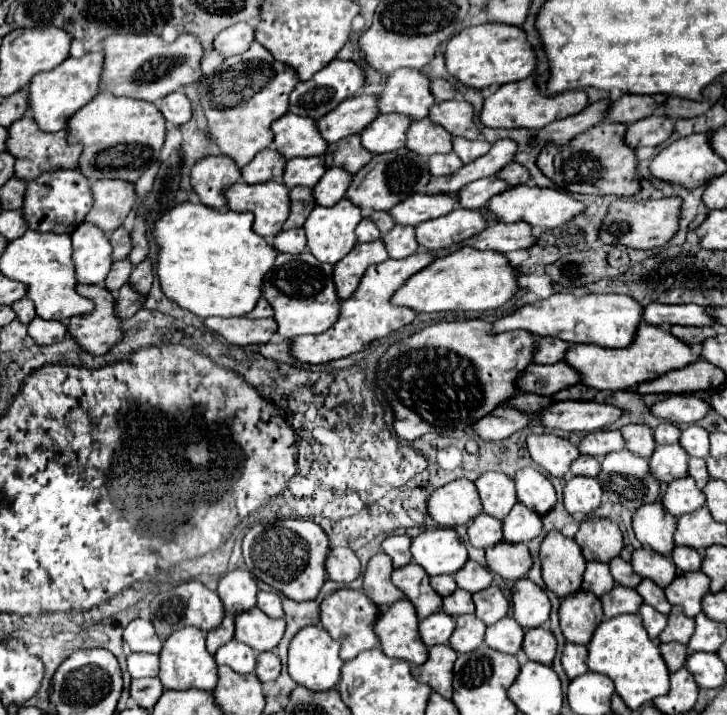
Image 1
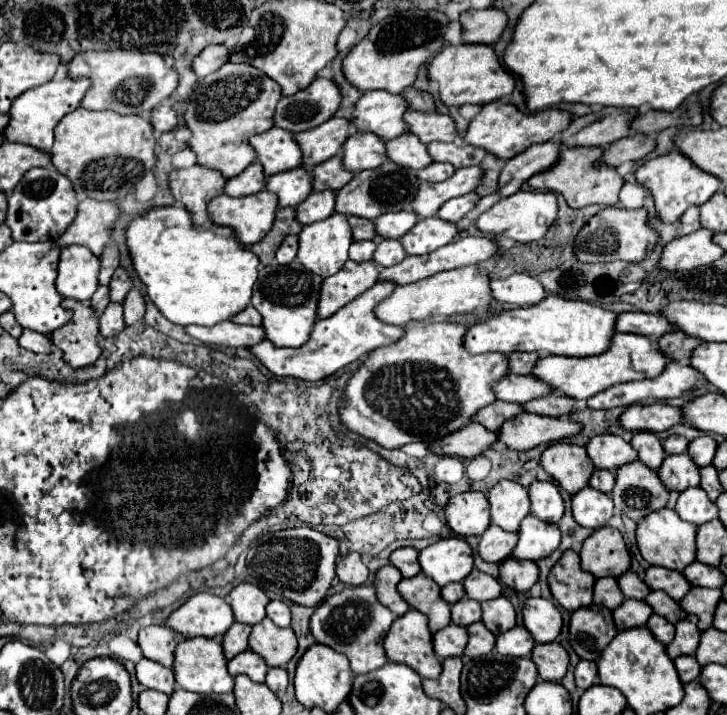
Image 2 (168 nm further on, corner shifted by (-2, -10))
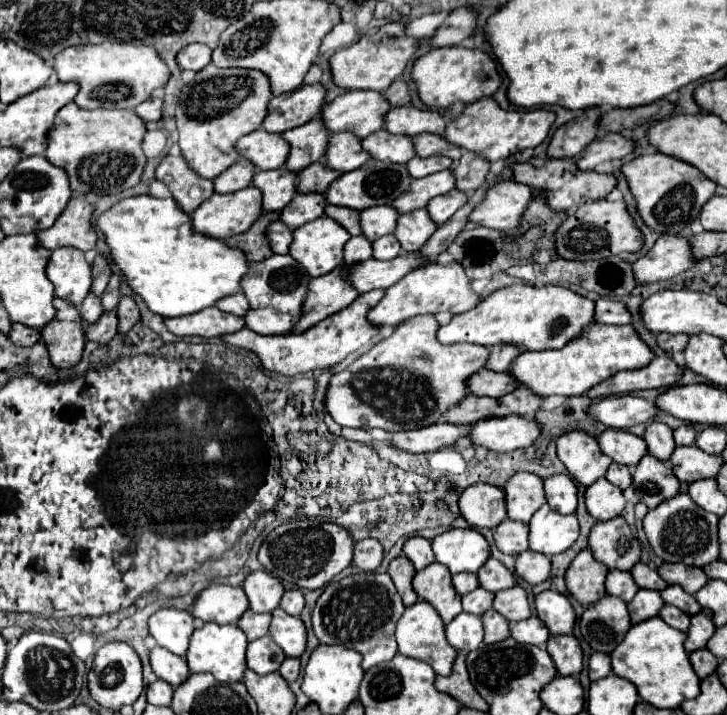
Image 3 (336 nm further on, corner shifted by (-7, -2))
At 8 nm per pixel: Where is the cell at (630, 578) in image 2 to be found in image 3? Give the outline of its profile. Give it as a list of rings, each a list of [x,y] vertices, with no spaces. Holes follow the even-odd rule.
[[[637,563],[633,569],[631,569],[631,575],[635,579],[635,583],[641,587],[641,589],[650,589],[653,591],[663,591],[667,587],[667,583],[661,579],[661,575],[651,569],[649,565],[645,563]]]

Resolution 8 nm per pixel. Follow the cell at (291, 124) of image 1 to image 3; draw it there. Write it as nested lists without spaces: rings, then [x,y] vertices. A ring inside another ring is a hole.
[[[255,129],[241,137],[235,147],[237,153],[249,159],[257,169],[279,169],[285,165],[285,157],[289,155],[289,147],[283,139],[279,139],[279,135],[267,133],[263,129]]]

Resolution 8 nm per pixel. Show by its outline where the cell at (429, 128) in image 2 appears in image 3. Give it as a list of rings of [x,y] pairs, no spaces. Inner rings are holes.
[[[393,107],[389,115],[385,115],[385,131],[393,135],[415,137],[419,133],[445,133],[445,121],[437,111],[417,109],[417,107]]]

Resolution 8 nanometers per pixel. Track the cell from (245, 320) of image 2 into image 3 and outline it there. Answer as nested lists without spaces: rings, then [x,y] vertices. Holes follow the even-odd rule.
[[[229,295],[229,299],[221,299],[221,303],[215,303],[215,307],[219,307],[225,313],[233,313],[243,317],[249,311],[249,303],[245,299],[245,295]]]

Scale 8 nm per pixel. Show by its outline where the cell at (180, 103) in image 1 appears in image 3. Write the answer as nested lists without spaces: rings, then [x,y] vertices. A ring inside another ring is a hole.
[[[149,97],[145,103],[135,107],[135,113],[145,121],[159,121],[161,119],[161,109],[163,109],[163,99],[161,97]]]

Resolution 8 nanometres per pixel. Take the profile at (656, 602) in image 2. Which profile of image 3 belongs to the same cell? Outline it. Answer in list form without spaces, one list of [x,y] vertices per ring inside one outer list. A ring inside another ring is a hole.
[[[669,585],[667,589],[663,589],[663,591],[661,591],[661,597],[663,597],[663,601],[665,601],[665,603],[675,605],[675,607],[683,609],[683,611],[685,611],[685,613],[689,613],[689,615],[695,615],[695,613],[699,613],[699,611],[701,611],[701,605],[697,603],[695,595],[691,595],[691,593],[687,593],[687,591],[683,591],[679,585]]]

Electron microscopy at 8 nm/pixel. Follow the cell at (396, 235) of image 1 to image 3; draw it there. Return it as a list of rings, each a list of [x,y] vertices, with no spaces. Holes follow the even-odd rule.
[[[383,235],[381,239],[373,241],[373,259],[393,259],[401,253],[401,245],[395,235]]]

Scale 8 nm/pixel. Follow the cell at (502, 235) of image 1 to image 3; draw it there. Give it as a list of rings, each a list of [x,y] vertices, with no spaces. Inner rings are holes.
[[[401,253],[389,261],[367,259],[359,265],[349,267],[349,283],[353,283],[359,293],[367,293],[371,289],[387,289],[421,265],[423,261],[419,253]]]

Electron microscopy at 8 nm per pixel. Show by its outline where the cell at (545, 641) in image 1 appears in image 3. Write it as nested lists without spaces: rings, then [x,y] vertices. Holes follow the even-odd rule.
[[[553,635],[547,641],[547,651],[555,661],[559,675],[577,677],[583,671],[583,649],[575,635]]]

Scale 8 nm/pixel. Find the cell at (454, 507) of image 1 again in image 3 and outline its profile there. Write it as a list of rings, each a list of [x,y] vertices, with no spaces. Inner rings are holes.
[[[477,483],[463,491],[459,509],[471,527],[497,527],[505,517],[505,491],[495,485]]]

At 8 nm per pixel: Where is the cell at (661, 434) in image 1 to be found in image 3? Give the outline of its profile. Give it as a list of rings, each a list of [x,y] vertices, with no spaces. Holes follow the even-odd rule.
[[[683,423],[679,429],[673,431],[673,435],[675,435],[677,445],[693,445],[697,439],[697,431],[689,423]]]

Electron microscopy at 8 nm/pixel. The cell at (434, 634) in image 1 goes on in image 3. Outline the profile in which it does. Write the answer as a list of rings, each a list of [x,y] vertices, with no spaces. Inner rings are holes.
[[[461,613],[457,615],[447,627],[447,641],[457,649],[457,651],[473,651],[481,645],[483,641],[483,623],[477,615]]]

